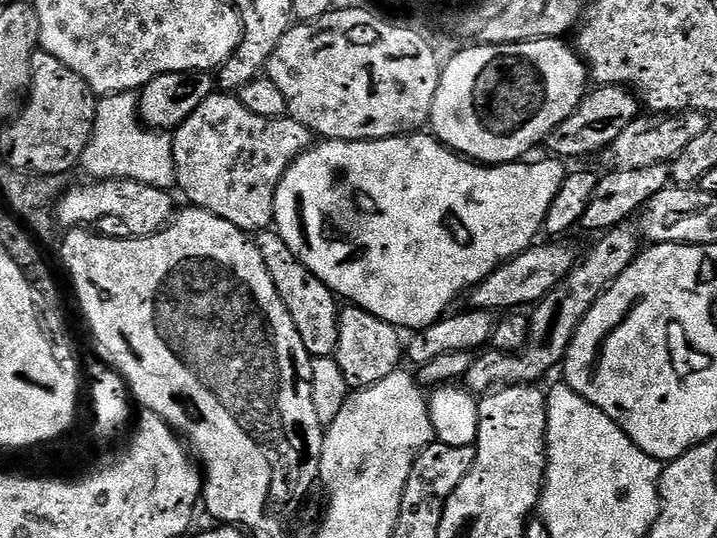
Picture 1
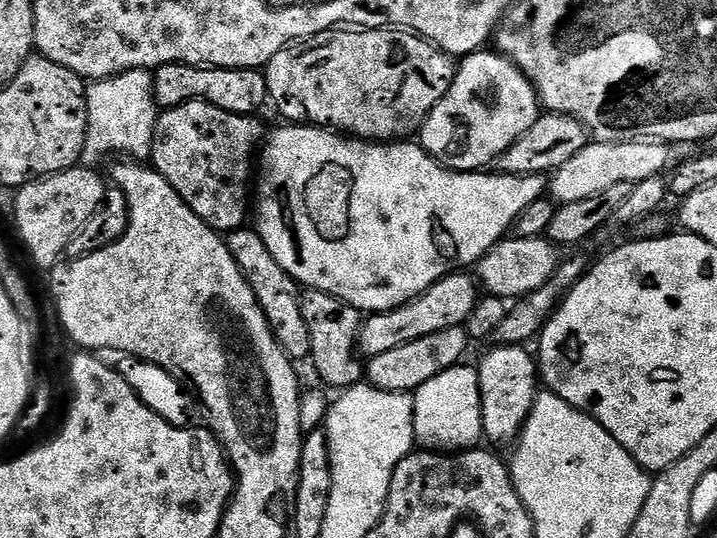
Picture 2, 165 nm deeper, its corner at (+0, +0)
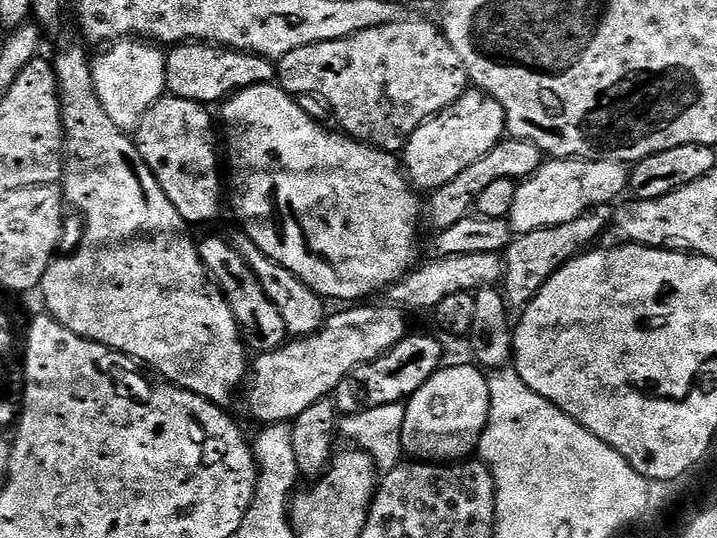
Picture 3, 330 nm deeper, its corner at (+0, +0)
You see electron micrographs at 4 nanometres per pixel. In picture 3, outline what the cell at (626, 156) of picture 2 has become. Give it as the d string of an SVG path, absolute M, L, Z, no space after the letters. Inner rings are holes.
M549 159L541 165L539 171L517 187L514 206L510 213L512 231L523 234L533 232L536 228L549 228L562 222L574 222L578 214L594 206L619 201L619 196L623 192L627 193L629 188L629 169L618 162Z

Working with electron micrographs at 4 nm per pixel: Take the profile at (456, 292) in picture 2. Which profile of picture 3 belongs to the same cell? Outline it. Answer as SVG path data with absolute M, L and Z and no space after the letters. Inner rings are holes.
M348 306L337 316L329 315L319 332L293 339L274 352L261 352L250 368L248 408L261 425L292 422L319 400L331 397L358 366L374 362L409 335L405 309L383 306Z

